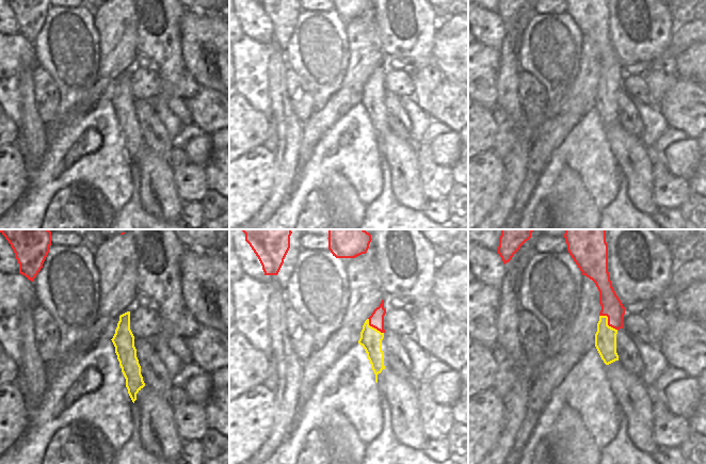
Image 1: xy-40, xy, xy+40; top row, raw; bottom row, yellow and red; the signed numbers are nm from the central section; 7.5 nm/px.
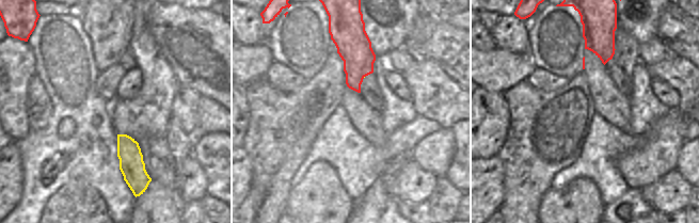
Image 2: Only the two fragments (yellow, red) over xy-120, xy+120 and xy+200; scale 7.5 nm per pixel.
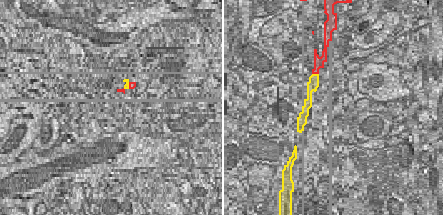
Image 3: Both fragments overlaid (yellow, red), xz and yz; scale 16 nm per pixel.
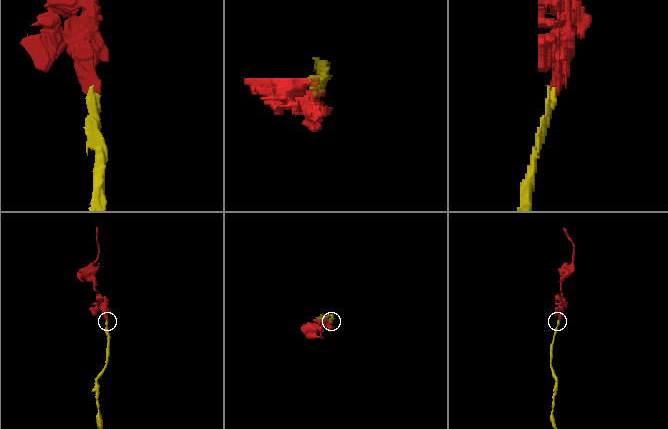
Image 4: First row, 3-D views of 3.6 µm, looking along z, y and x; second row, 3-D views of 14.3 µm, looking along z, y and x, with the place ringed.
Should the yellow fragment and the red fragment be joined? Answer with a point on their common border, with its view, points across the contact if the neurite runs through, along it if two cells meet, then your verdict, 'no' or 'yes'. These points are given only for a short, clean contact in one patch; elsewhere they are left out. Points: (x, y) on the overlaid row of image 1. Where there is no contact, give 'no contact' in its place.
meets yellow in xy+40 at (607, 322); border along xy+40 (599, 315), (605, 315), (607, 323), (618, 330); no

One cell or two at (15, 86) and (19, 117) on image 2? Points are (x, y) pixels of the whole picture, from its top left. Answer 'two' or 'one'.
one

